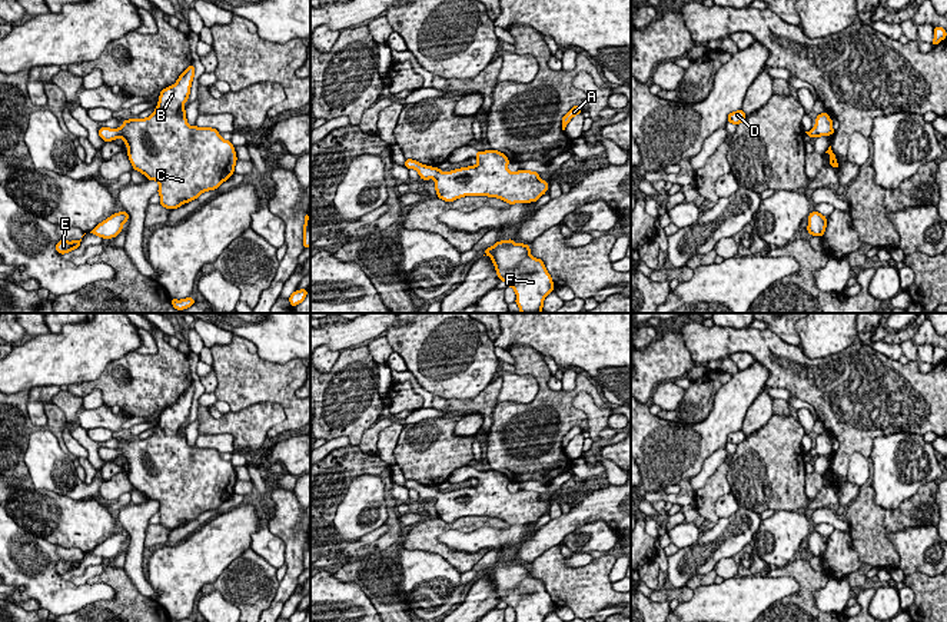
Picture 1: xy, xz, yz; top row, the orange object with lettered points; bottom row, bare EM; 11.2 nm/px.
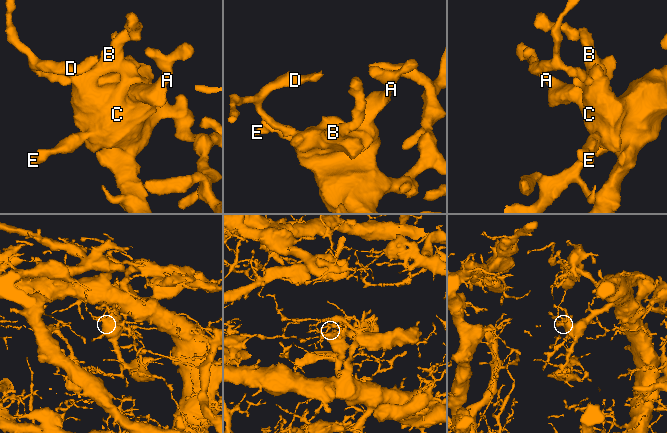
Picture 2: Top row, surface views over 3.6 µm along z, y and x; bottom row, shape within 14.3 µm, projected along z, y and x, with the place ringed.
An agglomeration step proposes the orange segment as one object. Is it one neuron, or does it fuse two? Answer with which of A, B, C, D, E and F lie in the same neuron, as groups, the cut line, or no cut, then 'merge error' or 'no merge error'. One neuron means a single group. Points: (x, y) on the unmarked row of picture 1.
A B C D E F | no cut | no merge error

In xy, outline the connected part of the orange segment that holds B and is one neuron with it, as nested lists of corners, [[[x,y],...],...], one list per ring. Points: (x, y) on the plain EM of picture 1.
[[[189,386],[173,406],[160,412],[154,433],[146,439],[124,439],[116,449],[100,448],[99,456],[104,462],[117,460],[120,456],[127,466],[127,476],[134,490],[149,500],[159,502],[160,525],[177,529],[183,523],[197,519],[203,512],[217,509],[235,493],[236,472],[230,460],[223,460],[216,449],[190,448],[183,425],[189,419],[195,386]]]

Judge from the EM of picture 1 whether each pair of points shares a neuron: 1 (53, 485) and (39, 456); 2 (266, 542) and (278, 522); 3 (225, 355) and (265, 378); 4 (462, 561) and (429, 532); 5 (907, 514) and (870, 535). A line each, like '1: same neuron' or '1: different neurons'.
1: same neuron
2: different neurons
3: same neuron
4: same neuron
5: same neuron

